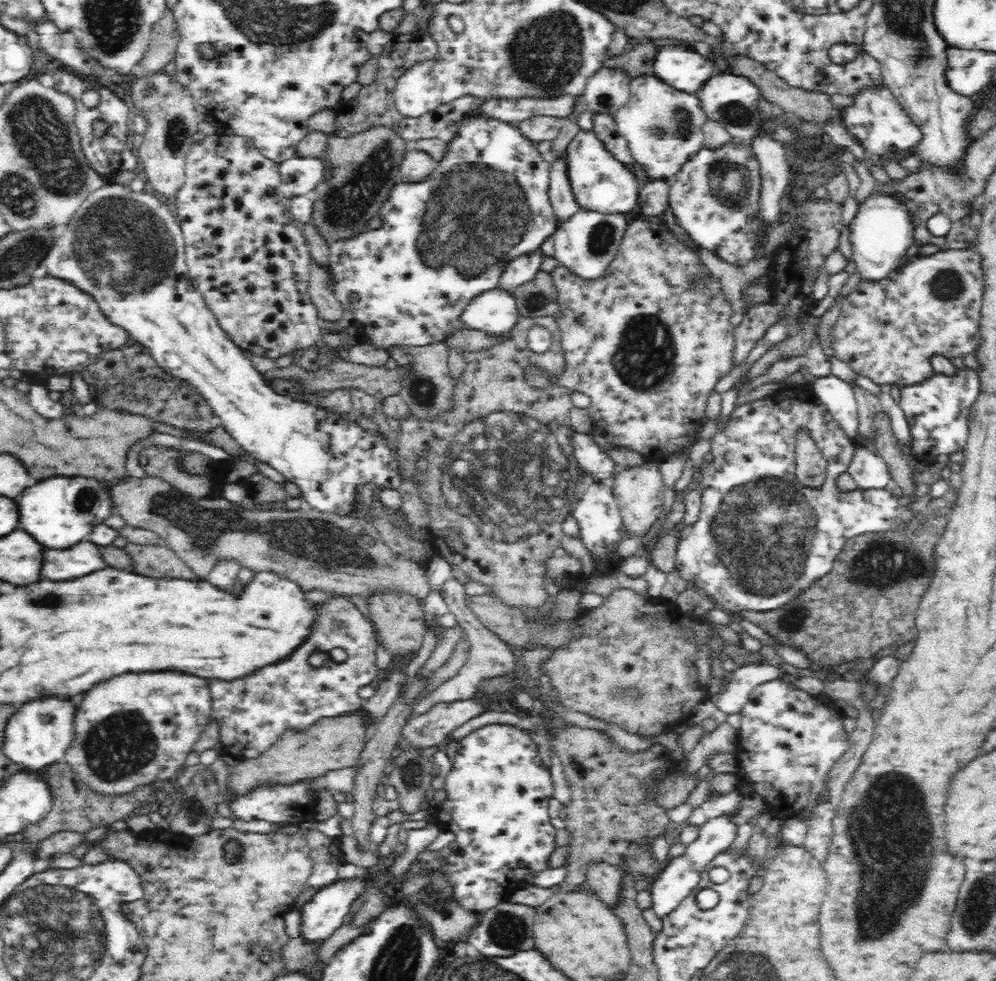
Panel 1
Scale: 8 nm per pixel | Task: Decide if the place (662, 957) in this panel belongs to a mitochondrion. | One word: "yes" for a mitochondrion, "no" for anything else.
no

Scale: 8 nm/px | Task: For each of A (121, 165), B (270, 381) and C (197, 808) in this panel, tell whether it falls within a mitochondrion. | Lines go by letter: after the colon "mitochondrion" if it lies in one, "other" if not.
A: other
B: other
C: mitochondrion

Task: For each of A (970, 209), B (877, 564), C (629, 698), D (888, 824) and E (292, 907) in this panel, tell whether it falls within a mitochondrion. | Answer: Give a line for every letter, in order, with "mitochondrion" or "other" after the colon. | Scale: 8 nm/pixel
A: other
B: mitochondrion
C: mitochondrion
D: mitochondrion
E: other

